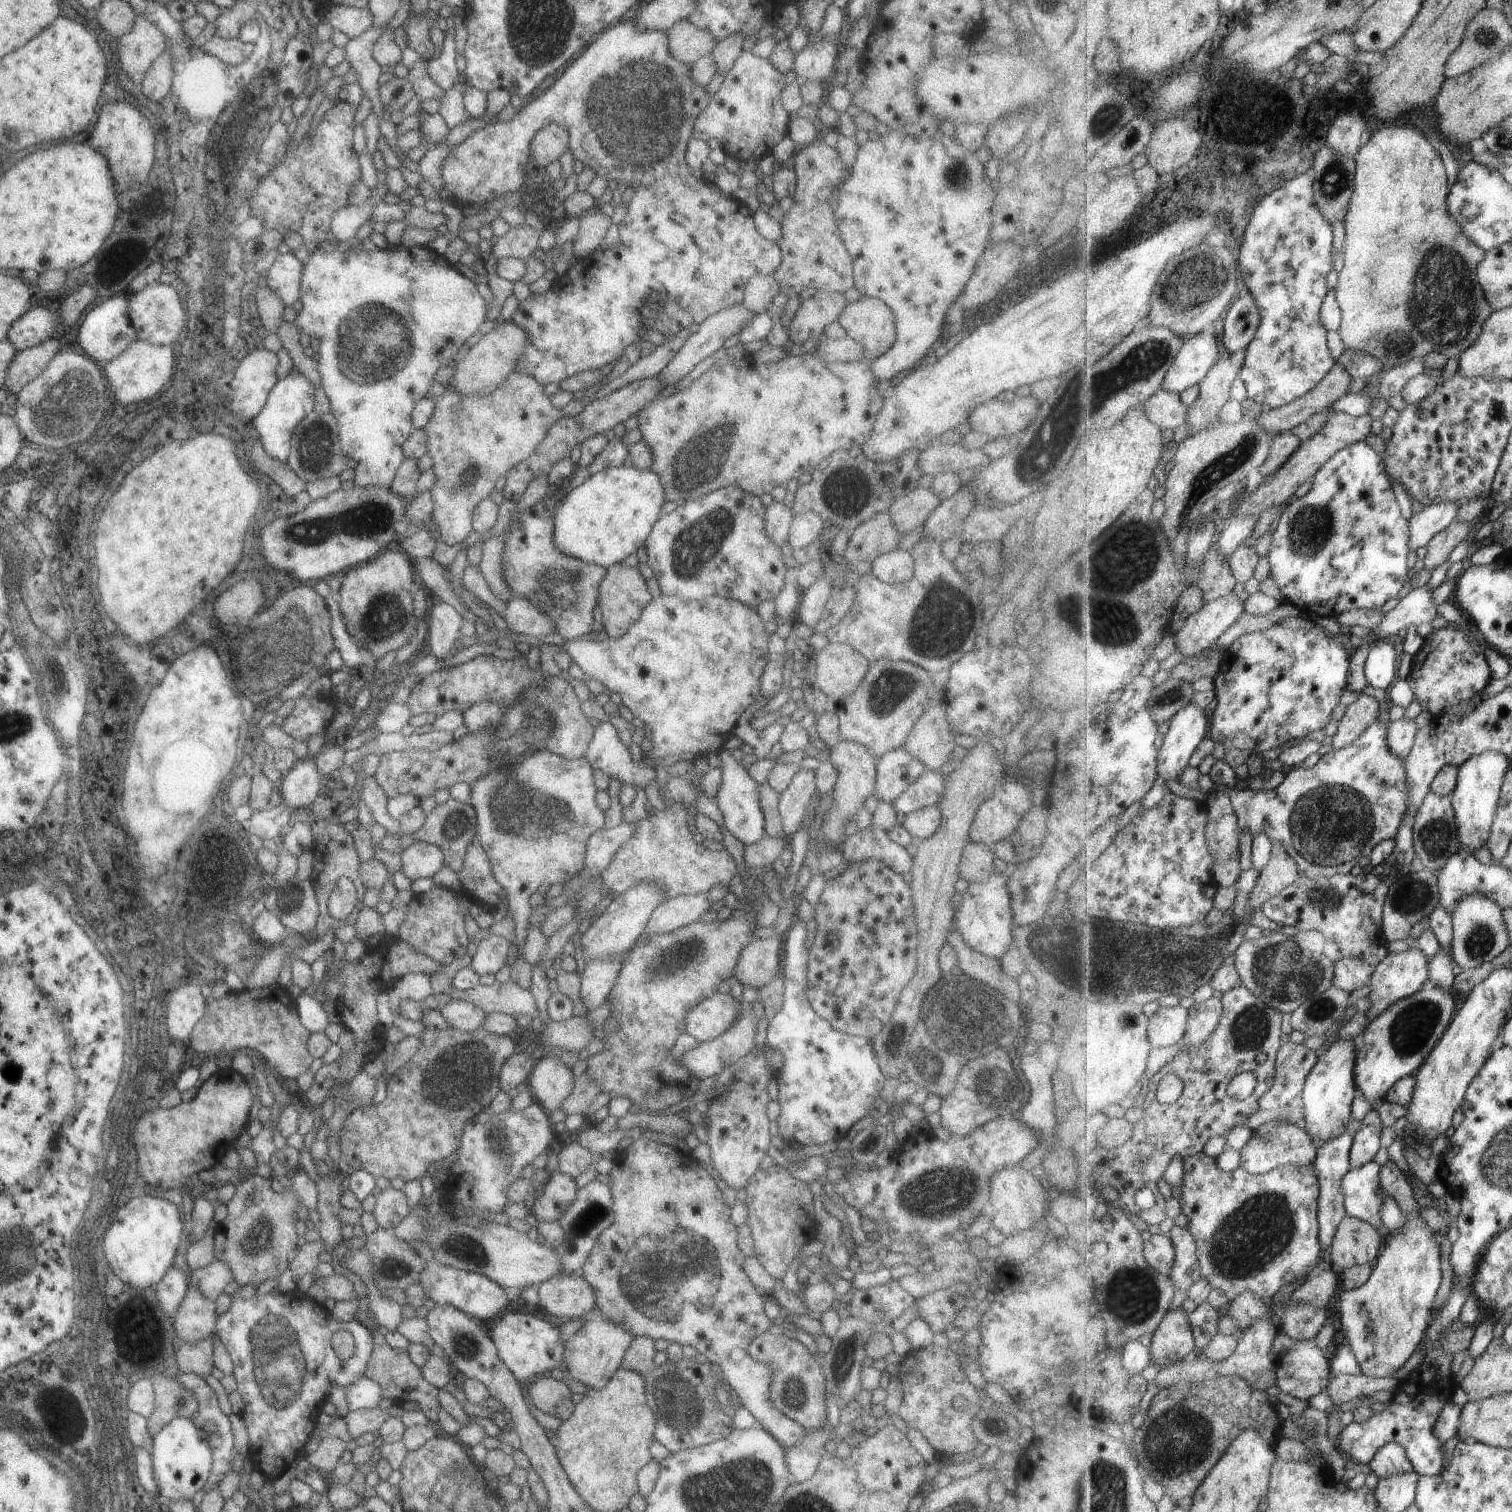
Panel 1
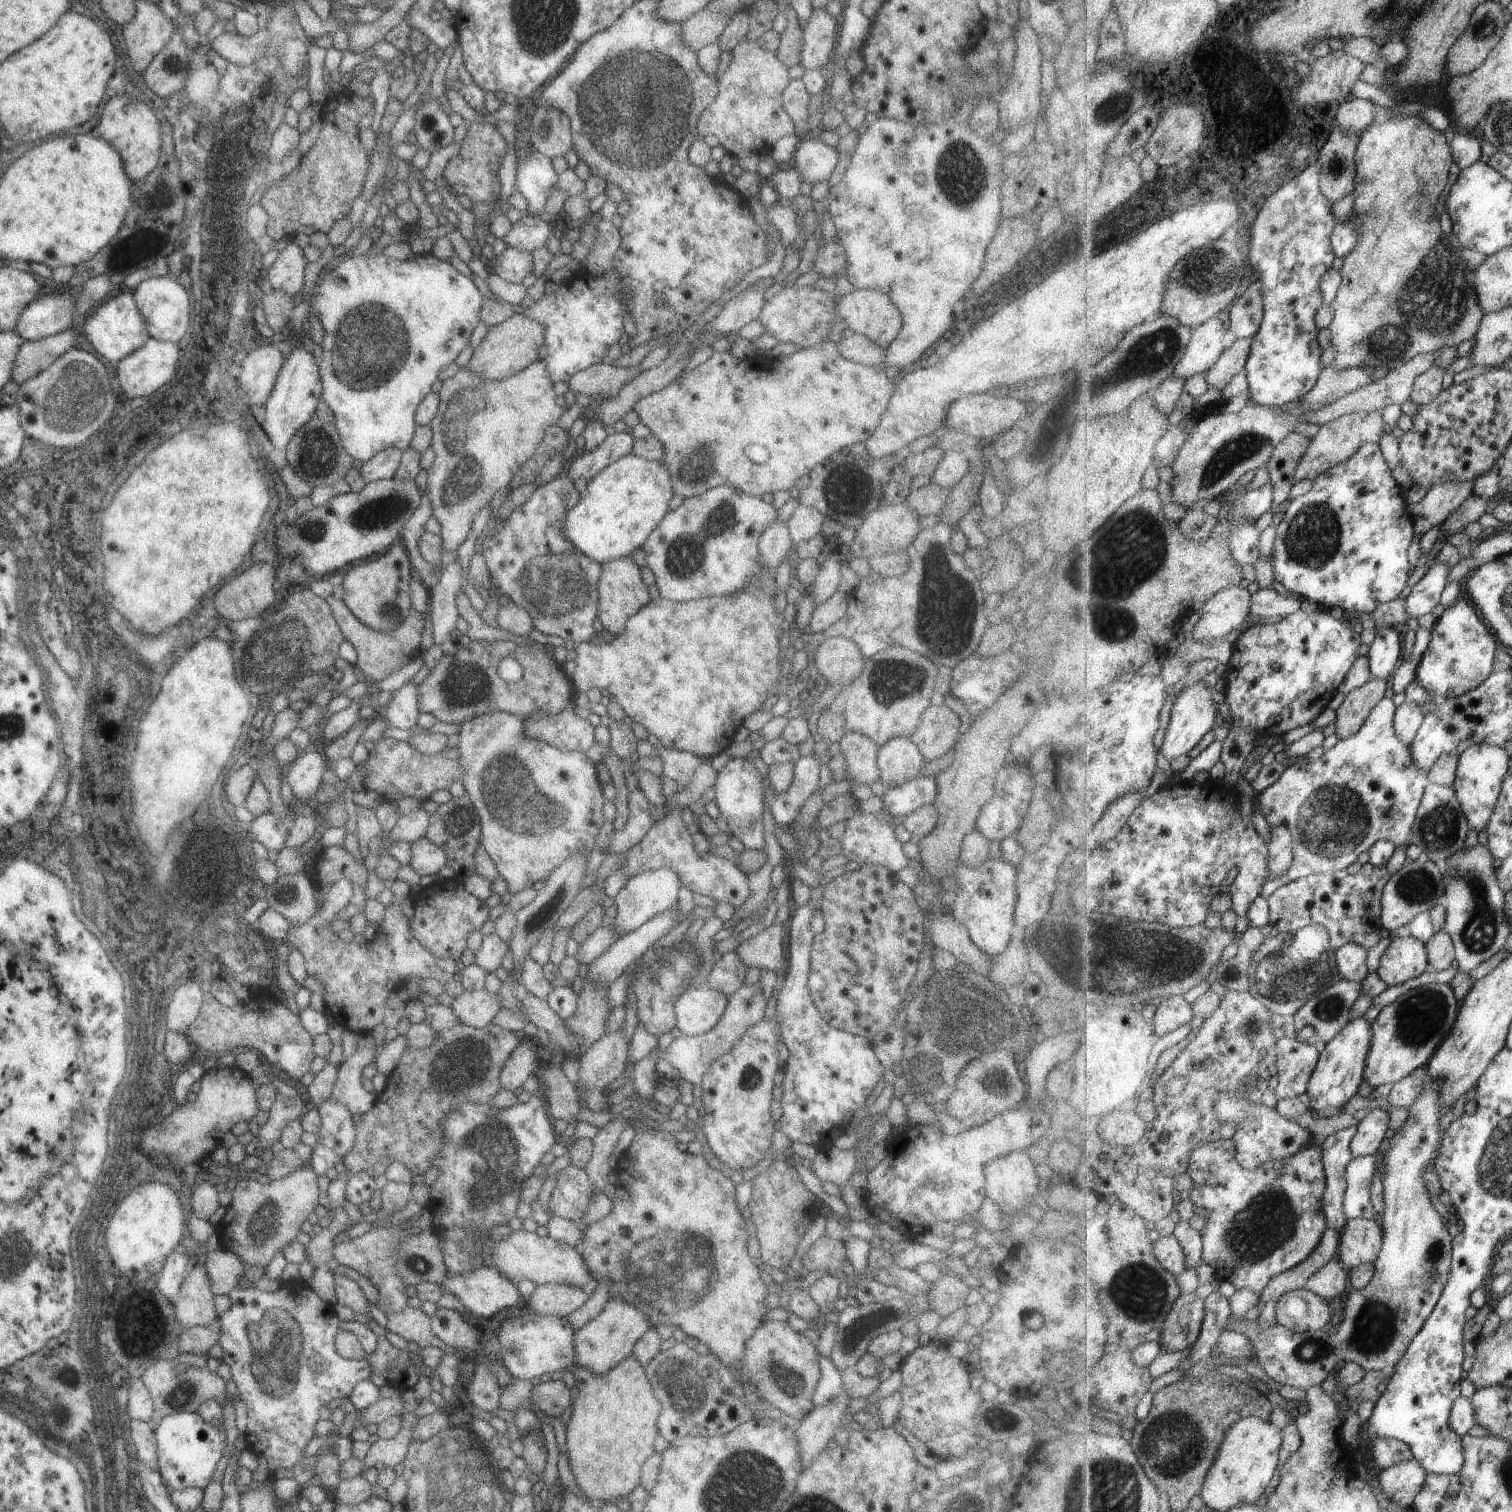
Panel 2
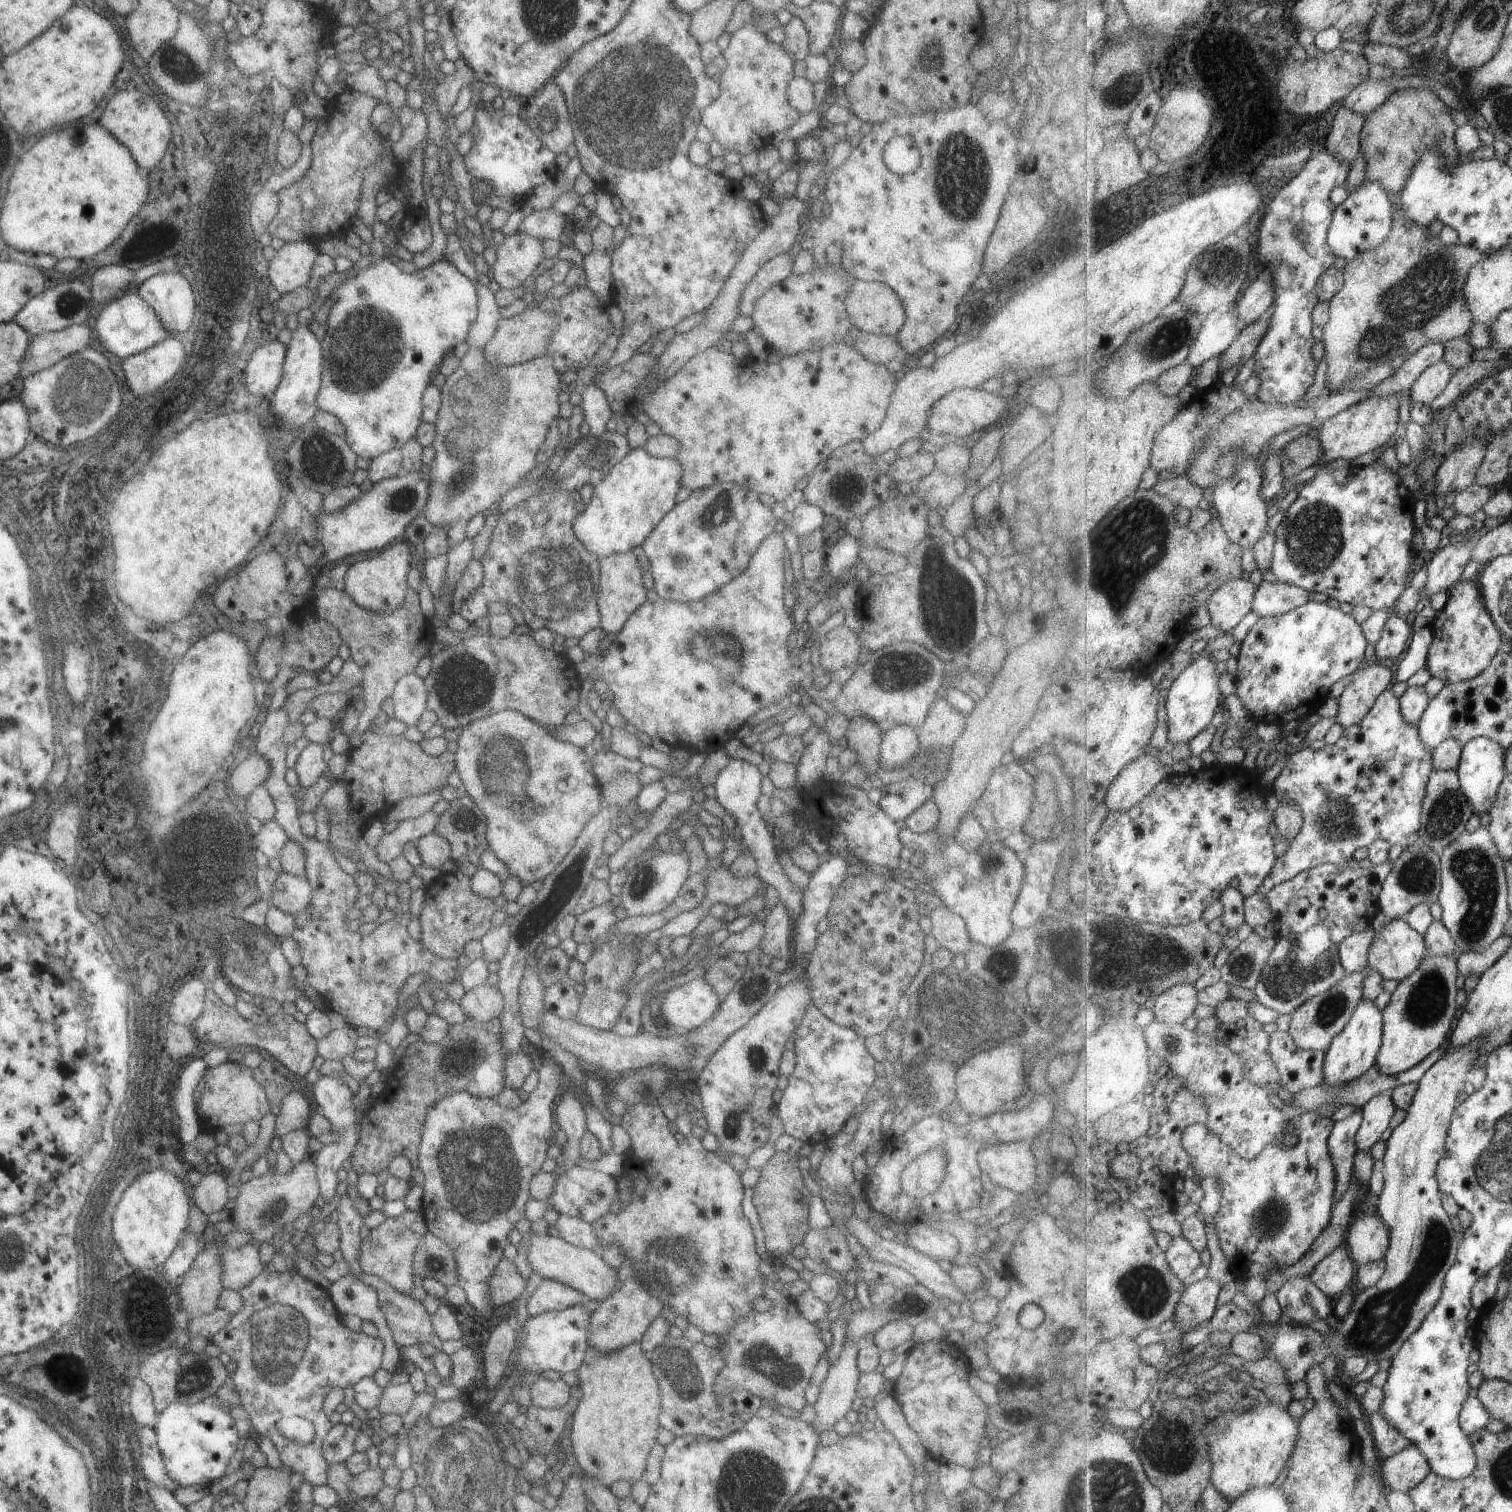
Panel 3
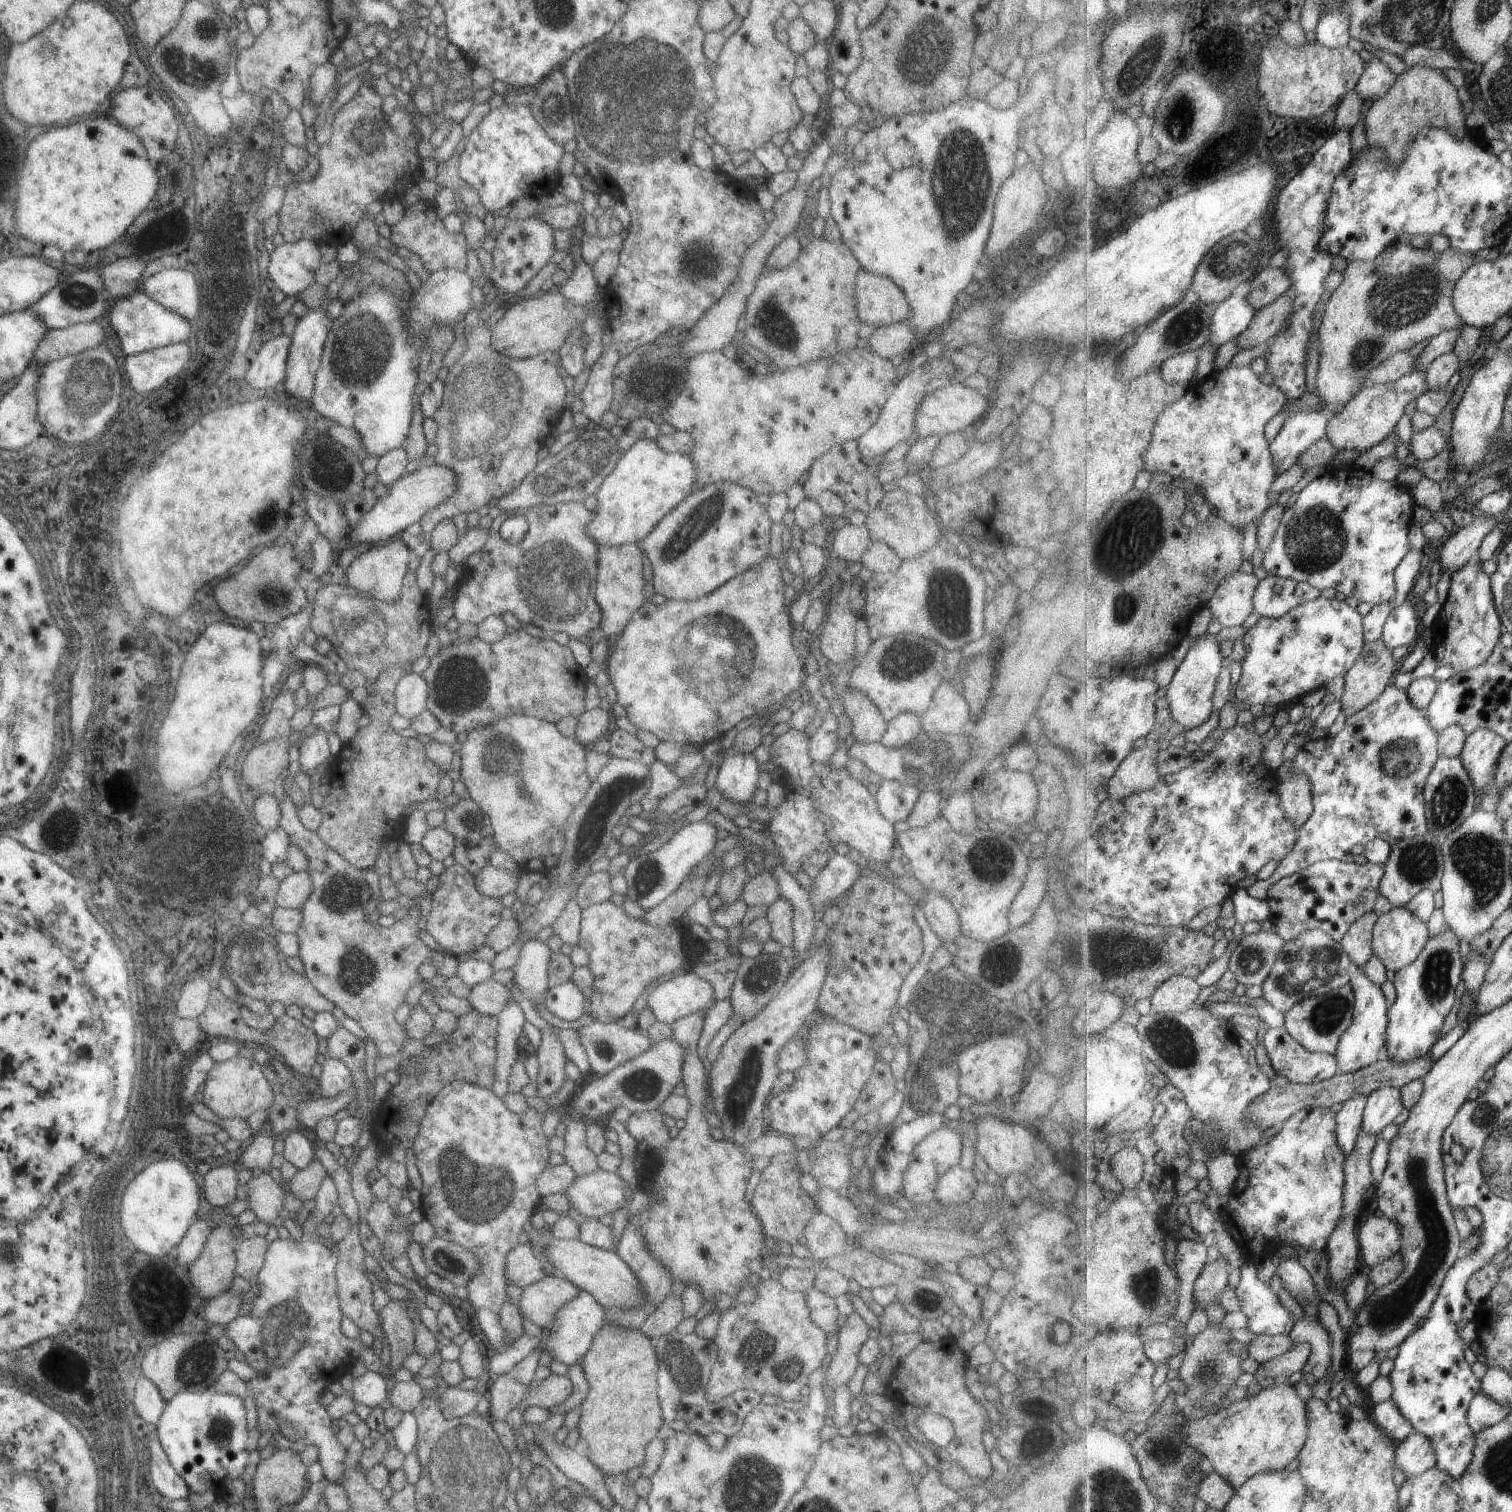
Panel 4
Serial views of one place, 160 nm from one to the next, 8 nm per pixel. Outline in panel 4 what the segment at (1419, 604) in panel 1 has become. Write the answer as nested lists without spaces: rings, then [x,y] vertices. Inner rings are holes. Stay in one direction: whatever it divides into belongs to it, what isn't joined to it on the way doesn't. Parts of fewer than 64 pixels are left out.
[[[1502,516],[1484,517],[1487,518],[1476,518],[1476,521],[1467,528],[1456,529],[1442,544],[1438,559],[1441,573],[1445,570],[1449,576],[1452,576],[1454,572],[1475,560],[1485,536],[1498,522],[1503,522]]]

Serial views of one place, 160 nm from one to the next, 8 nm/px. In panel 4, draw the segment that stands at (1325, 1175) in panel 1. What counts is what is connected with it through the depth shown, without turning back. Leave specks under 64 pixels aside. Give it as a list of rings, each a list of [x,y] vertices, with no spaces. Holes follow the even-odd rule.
[[[1355,1095],[1350,1101],[1342,1105],[1342,1109],[1336,1114],[1337,1142],[1348,1157],[1356,1147],[1356,1142],[1364,1119],[1364,1110],[1368,1103],[1368,1097]]]

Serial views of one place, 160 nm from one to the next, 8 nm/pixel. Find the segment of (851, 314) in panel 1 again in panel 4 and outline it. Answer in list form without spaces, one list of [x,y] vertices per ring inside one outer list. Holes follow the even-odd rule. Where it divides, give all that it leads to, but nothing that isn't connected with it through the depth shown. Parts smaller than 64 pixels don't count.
[[[859,268],[855,273],[854,309],[861,324],[880,326],[905,320],[910,314],[902,290],[890,278]]]

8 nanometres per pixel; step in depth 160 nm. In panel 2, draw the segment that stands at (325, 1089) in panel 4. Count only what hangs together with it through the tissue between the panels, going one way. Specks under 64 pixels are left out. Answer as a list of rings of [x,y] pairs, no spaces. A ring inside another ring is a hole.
[[[323,1100],[316,1110],[320,1117],[316,1133],[319,1140],[312,1147],[307,1166],[319,1177],[325,1176],[349,1152],[355,1140],[355,1126],[354,1116],[341,1102]]]

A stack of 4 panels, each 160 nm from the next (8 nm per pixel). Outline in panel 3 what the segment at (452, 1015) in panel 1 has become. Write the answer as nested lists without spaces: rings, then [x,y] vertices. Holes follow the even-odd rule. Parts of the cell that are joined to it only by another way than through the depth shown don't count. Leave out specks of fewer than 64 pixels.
[[[487,982],[465,991],[459,1004],[466,1018],[478,1023],[497,1019],[503,1010],[501,993]]]

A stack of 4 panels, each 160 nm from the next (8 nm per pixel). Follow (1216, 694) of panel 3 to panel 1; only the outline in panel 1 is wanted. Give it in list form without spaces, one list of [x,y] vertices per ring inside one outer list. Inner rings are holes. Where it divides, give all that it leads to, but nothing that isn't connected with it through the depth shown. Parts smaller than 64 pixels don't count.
[[[1195,704],[1180,710],[1171,720],[1163,744],[1158,750],[1158,776],[1160,782],[1179,778],[1190,766],[1191,757],[1205,741],[1209,718]]]

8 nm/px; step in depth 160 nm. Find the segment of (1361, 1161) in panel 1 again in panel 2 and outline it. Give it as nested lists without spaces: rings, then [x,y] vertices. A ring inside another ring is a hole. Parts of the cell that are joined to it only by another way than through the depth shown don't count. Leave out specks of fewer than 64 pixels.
[[[1373,1109],[1357,1127],[1357,1134],[1350,1144],[1354,1158],[1377,1154],[1389,1130],[1389,1114],[1386,1110]]]

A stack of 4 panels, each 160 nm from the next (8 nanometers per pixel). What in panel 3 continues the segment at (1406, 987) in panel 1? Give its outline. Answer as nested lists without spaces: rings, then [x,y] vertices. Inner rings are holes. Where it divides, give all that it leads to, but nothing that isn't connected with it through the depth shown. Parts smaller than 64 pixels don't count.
[[[1402,918],[1386,921],[1385,926],[1373,937],[1374,942],[1369,952],[1368,965],[1370,968],[1375,968],[1386,980],[1402,982],[1409,974],[1414,974],[1415,970],[1419,969],[1419,964],[1428,954],[1424,935]]]

